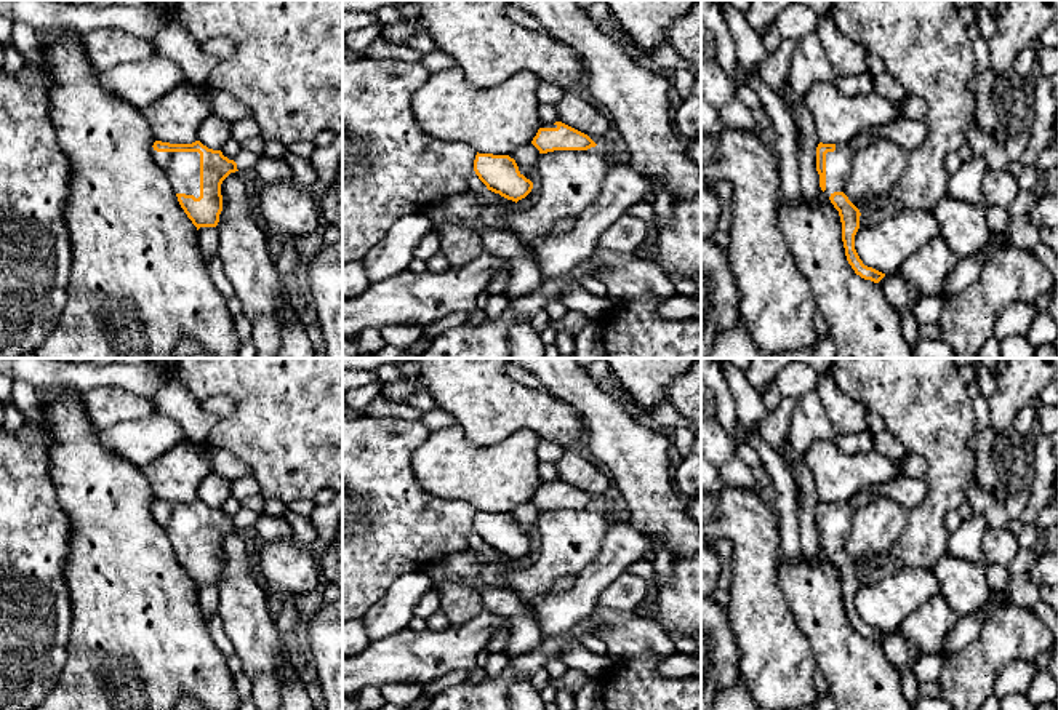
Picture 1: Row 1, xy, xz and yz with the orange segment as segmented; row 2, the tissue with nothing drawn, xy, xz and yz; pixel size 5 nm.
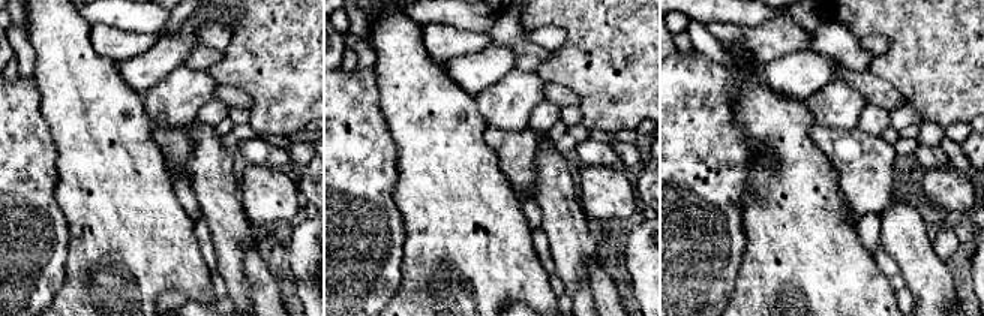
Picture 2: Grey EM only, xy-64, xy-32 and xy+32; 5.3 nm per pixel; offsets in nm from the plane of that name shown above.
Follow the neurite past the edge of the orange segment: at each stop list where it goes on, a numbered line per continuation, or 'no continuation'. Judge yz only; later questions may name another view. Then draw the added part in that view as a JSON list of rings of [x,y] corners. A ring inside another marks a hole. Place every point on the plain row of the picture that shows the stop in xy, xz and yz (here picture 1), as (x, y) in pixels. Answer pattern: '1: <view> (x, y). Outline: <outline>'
1: yz (839, 522). Outline: [[[836,502],[834,510],[826,512],[826,555],[844,550],[852,532],[855,509],[848,502]]]

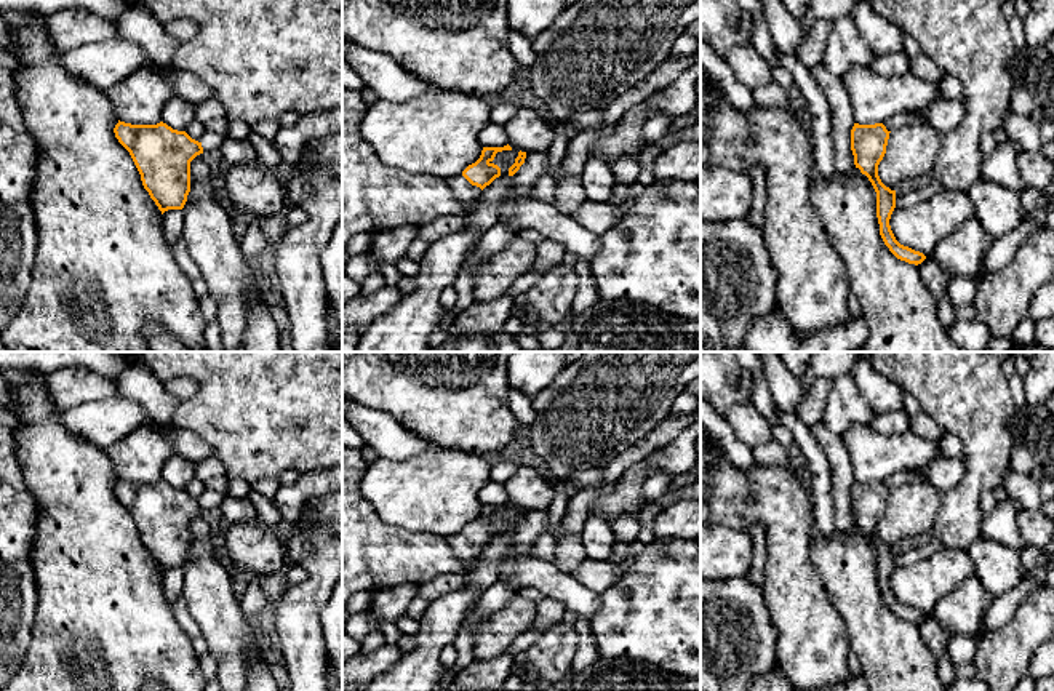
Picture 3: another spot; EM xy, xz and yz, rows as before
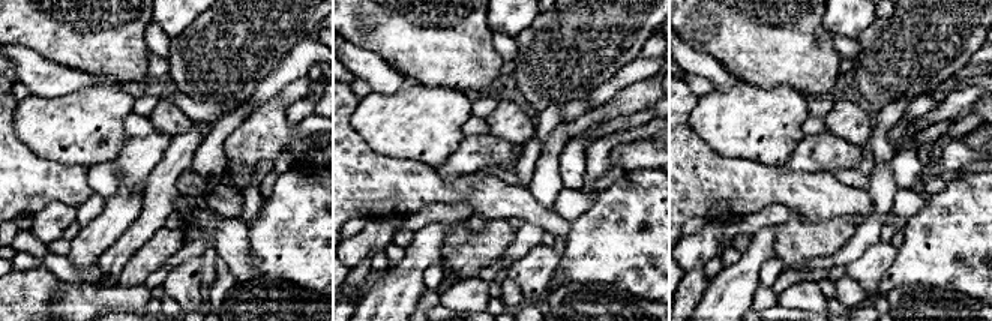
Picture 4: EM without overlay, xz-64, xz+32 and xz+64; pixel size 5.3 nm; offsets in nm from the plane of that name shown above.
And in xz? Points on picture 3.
1: xz (464, 551). Outline: [[[462,533],[449,536],[448,545],[465,568],[483,552],[480,545],[472,544]]]

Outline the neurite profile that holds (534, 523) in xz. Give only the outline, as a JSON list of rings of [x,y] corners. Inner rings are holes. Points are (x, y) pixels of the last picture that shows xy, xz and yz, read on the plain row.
[[[526,510],[525,521],[512,534],[512,545],[507,552],[515,557],[529,555],[533,544],[547,528],[547,520],[547,510]]]

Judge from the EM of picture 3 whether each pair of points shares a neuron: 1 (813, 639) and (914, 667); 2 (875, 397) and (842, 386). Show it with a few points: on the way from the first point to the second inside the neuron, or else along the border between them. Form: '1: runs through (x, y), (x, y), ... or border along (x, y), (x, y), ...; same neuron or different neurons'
1: border along (837, 613), (850, 648); different neurons
2: border along (851, 375), (859, 394), (875, 415); different neurons

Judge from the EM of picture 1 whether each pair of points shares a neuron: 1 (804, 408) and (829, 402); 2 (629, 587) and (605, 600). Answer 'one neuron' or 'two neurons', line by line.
1: two neurons
2: one neuron

